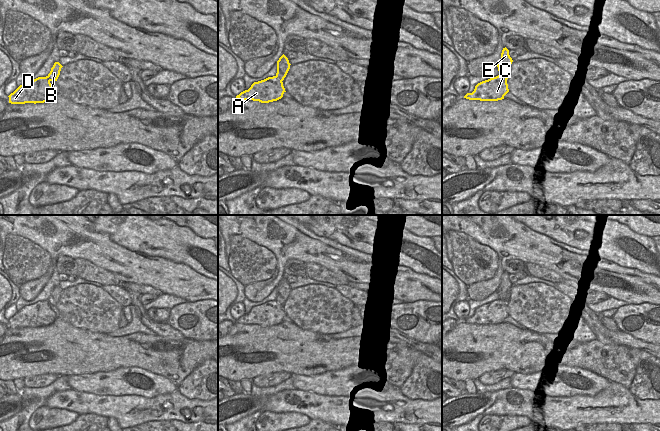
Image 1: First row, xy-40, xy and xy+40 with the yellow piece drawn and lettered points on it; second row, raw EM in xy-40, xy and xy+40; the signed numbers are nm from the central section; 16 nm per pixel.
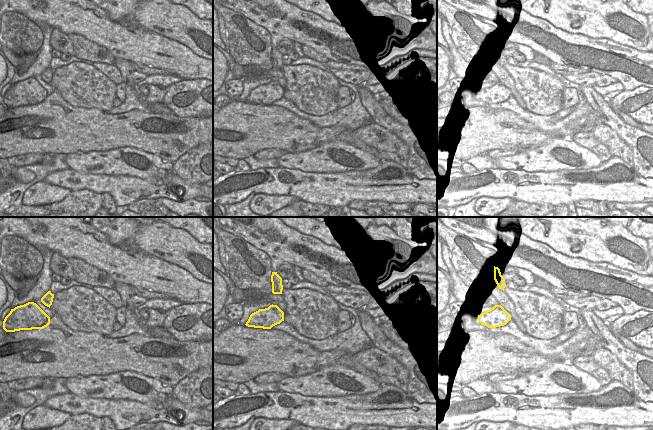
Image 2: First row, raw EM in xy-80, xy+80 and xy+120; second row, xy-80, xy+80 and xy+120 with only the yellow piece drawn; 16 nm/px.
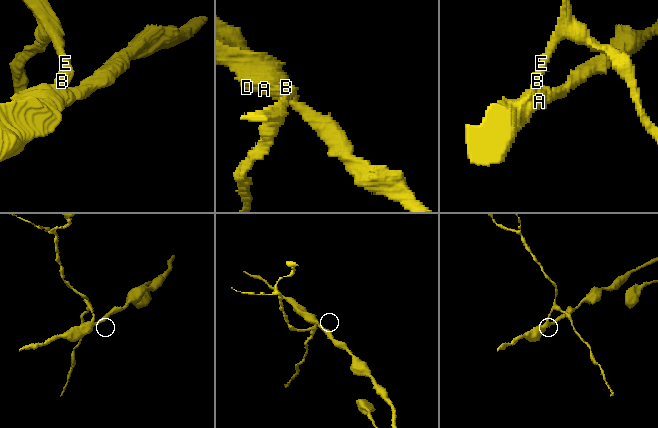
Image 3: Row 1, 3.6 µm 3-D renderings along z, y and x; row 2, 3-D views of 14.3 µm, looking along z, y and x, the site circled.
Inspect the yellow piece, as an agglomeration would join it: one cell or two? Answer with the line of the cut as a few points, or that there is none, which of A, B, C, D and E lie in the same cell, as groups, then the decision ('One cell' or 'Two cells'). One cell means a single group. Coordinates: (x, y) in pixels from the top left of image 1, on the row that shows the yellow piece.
Split along xy+40 (499, 74), (506, 79). Groups: A C D / B E. Two cells

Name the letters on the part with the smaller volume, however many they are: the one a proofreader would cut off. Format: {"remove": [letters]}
{"remove": ["B", "E"]}

